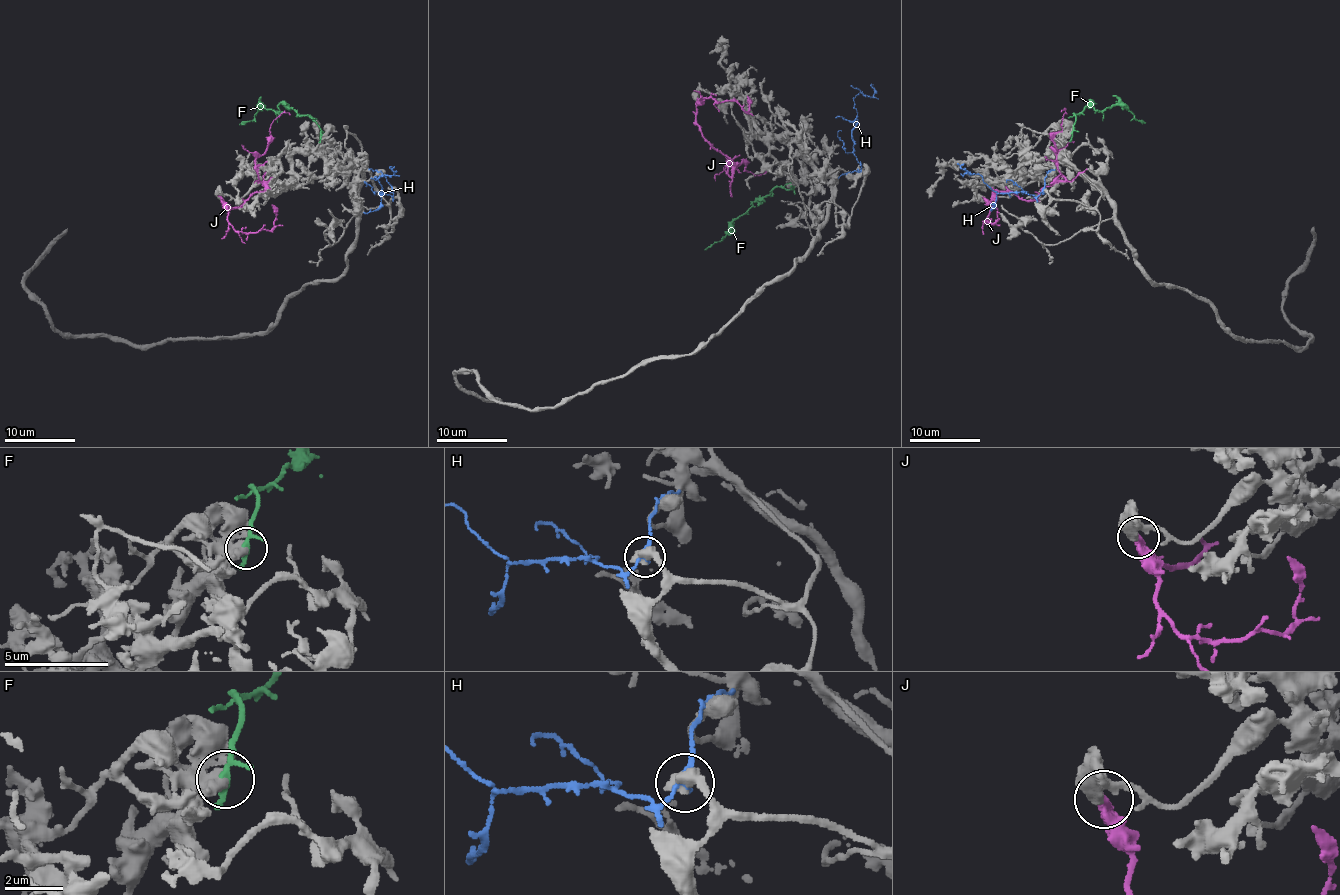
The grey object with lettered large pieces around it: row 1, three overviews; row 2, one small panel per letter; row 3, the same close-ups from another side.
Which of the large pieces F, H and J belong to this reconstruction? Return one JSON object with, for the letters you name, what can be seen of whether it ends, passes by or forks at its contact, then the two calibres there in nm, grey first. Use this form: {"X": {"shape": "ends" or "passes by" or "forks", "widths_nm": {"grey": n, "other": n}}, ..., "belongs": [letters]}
{"belongs": []}

